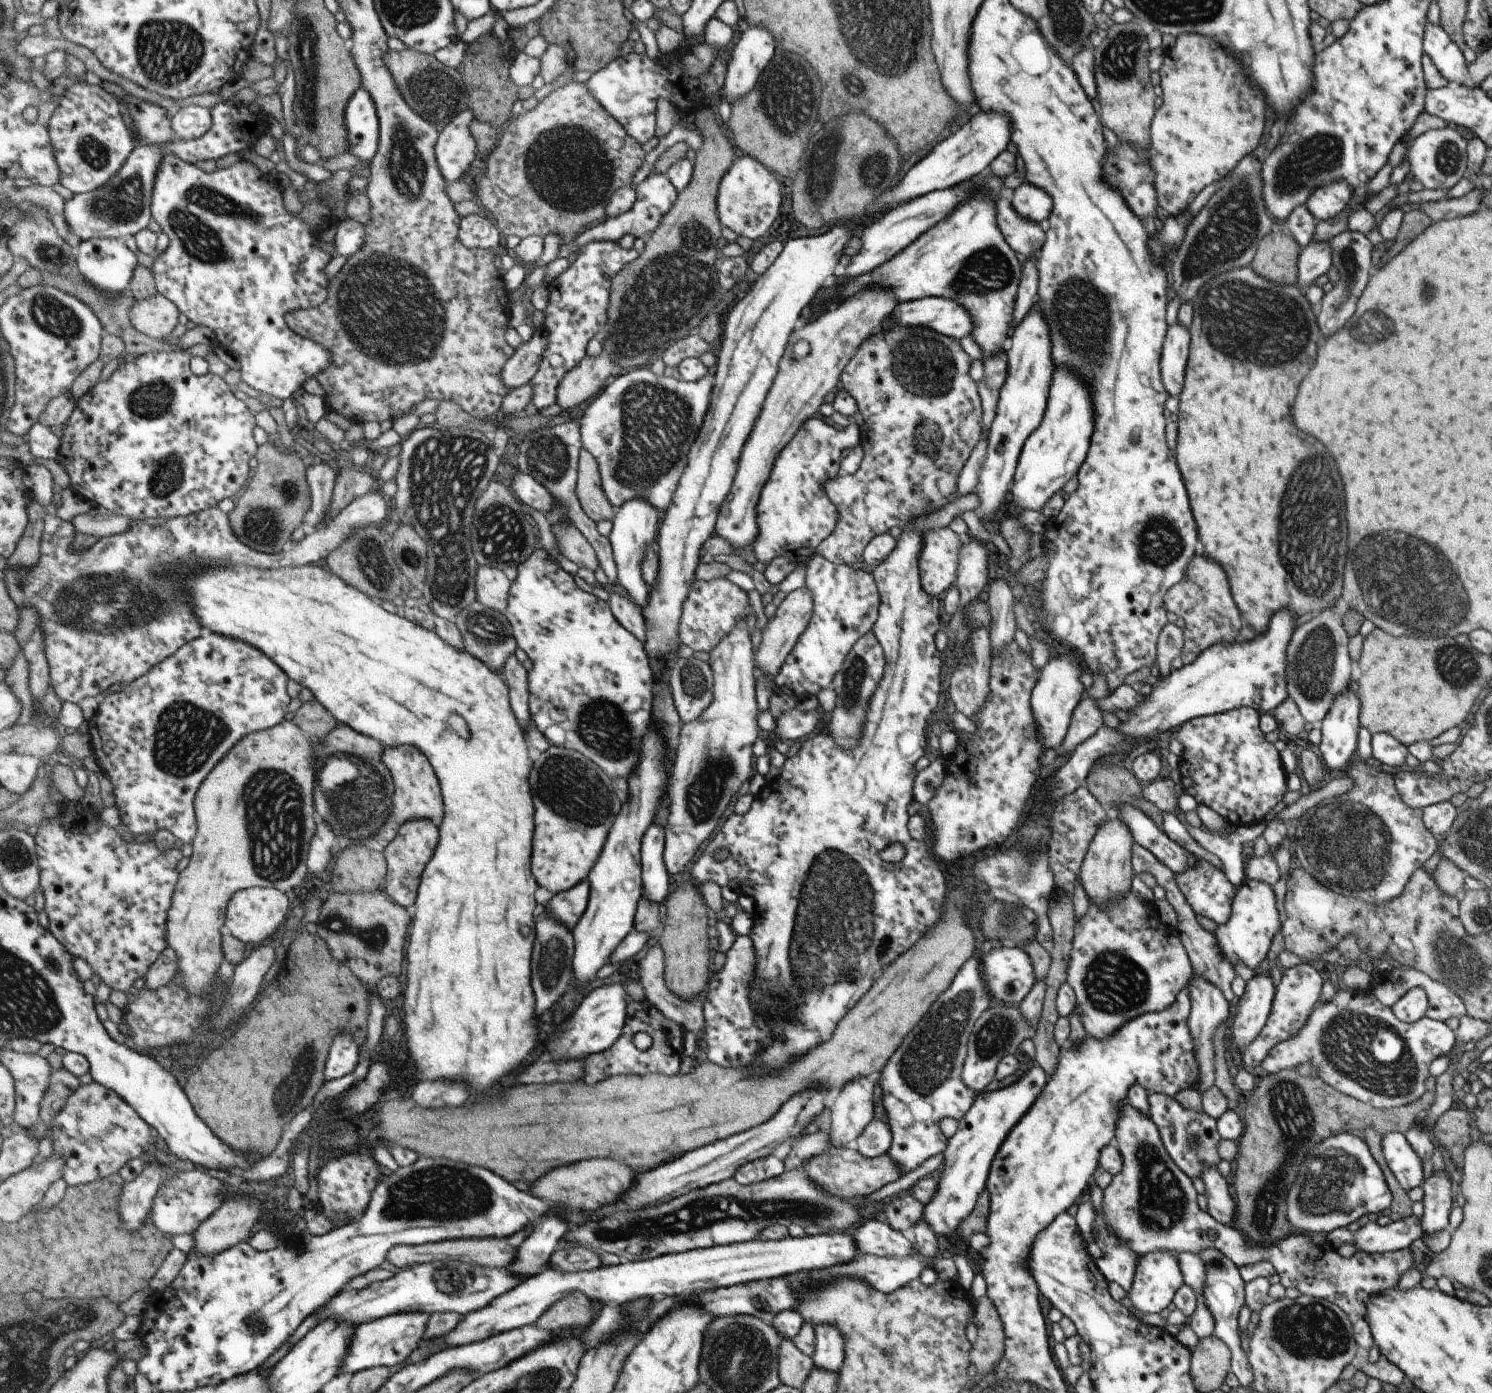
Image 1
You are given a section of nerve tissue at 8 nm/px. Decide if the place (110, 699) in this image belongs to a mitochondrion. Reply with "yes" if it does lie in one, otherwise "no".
no

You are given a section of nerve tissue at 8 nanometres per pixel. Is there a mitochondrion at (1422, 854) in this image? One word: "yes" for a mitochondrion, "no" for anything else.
no

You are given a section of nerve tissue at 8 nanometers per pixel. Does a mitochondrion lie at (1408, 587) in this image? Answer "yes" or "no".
yes

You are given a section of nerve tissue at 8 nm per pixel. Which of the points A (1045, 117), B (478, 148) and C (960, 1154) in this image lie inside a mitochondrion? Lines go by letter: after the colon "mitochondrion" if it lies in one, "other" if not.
A: other
B: other
C: other

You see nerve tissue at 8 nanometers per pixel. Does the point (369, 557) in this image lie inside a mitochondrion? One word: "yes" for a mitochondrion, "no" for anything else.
yes

